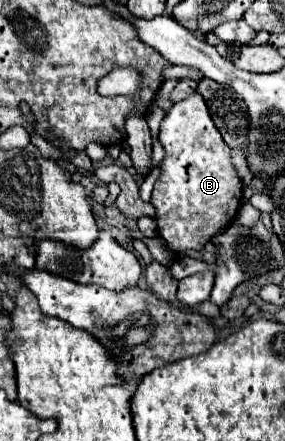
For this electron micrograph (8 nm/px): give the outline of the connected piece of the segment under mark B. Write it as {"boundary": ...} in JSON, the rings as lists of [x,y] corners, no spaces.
{"boundary":[[[194,91],[184,101],[176,103],[162,119],[160,125],[160,143],[164,147],[164,159],[160,163],[160,177],[154,183],[150,203],[156,209],[156,225],[158,237],[166,243],[166,247],[178,255],[178,259],[186,257],[188,251],[202,251],[204,245],[222,229],[230,227],[238,215],[242,205],[242,183],[230,163],[230,147],[224,143],[218,133],[204,99]]]}

